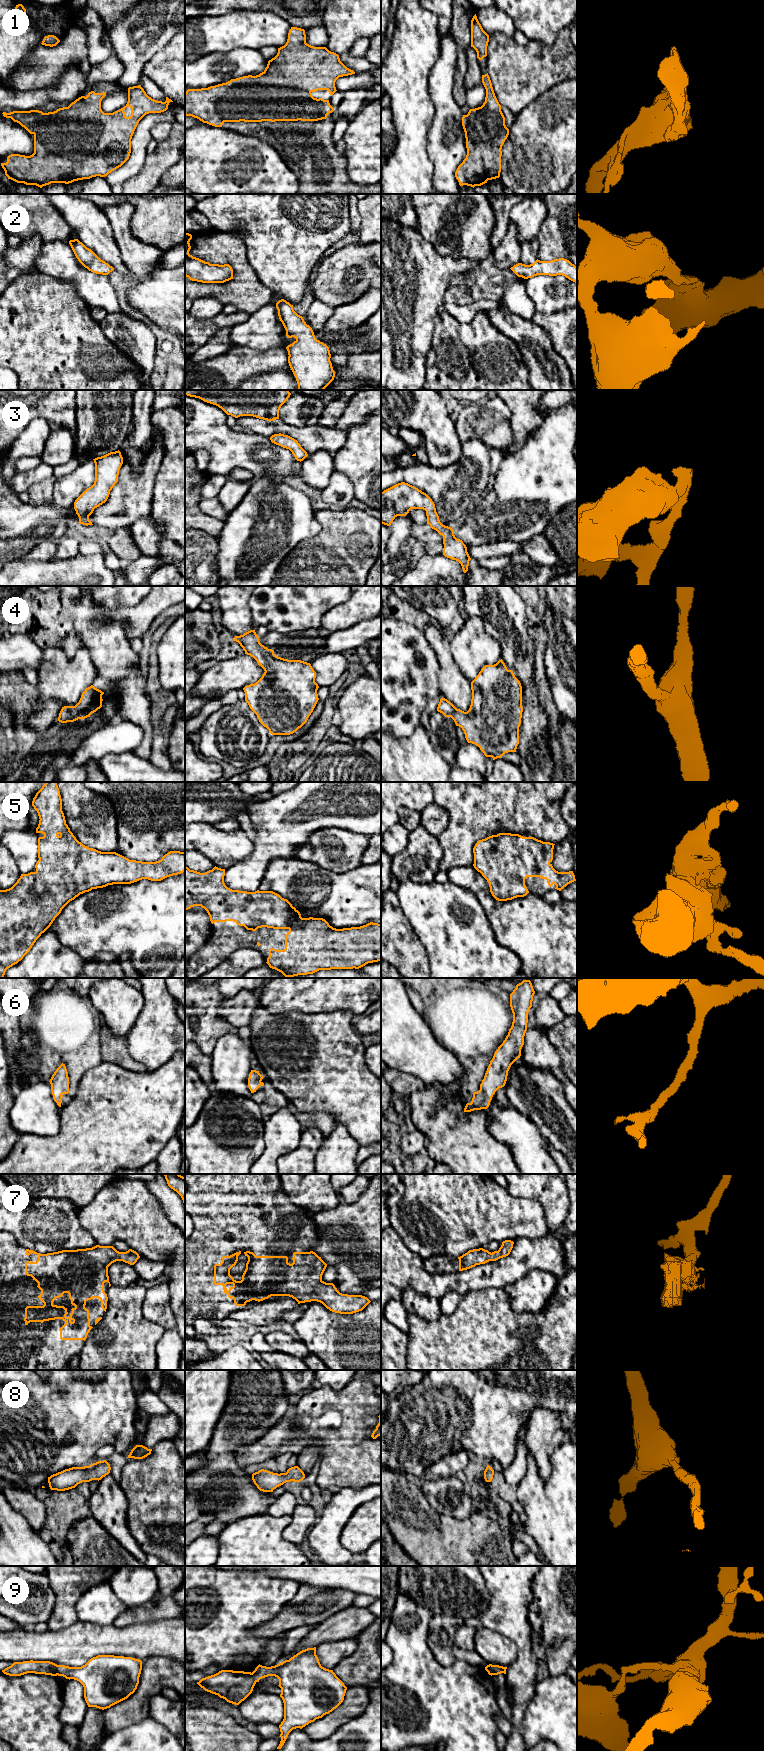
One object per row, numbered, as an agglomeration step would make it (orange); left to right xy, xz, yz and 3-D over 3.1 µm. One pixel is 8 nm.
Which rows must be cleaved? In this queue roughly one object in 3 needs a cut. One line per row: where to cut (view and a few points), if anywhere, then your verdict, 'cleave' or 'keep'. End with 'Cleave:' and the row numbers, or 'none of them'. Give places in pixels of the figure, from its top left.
1: cut none; keep
2: cut none; keep
3: cut none; keep
4: cut none; keep
5: cut none; keep
6: cut none; keep
7: cut none; keep
8: cut none; keep
9: cut xy (56, 1665), (57, 1674); cleave
Cleave: 9

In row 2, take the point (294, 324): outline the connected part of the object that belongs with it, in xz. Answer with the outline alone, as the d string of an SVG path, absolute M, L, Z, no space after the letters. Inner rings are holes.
M284 299L276 303L278 316L282 322L287 338L296 340L286 347L288 351L288 363L296 378L298 390L324 390L335 377L329 347L315 338L312 328L306 324L303 317L298 315L293 305Z

